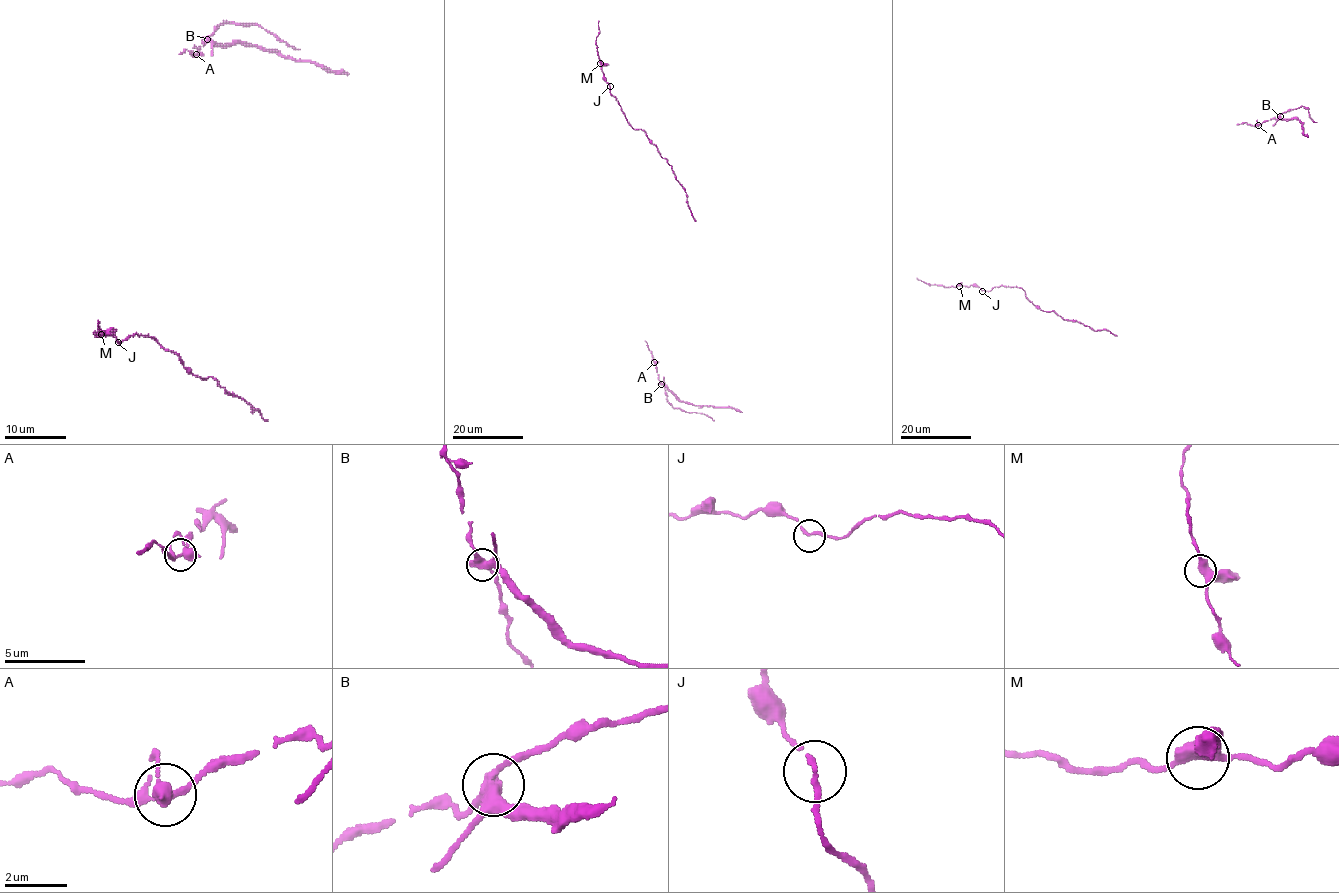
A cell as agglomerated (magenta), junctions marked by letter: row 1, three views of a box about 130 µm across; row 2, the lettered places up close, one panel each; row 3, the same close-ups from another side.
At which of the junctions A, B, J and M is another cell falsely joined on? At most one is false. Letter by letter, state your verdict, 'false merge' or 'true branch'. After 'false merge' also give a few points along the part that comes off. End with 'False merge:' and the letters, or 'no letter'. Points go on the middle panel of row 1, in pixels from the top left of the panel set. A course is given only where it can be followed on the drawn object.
A: true branch
B: false merge | (661, 384), (681, 401), (695, 405), (729, 407), (742, 412)
J: true branch
M: true branch
False merge: B

